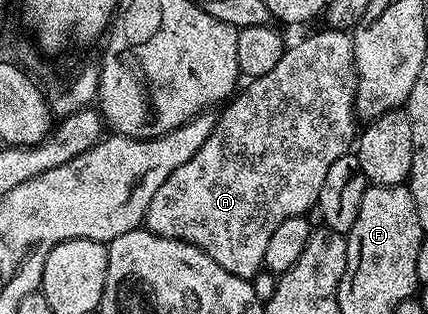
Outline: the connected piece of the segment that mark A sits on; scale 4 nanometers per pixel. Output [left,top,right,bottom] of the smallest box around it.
[144,28,358,278]

